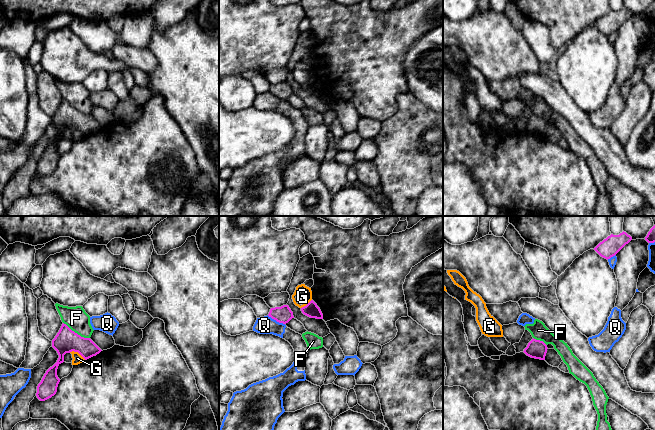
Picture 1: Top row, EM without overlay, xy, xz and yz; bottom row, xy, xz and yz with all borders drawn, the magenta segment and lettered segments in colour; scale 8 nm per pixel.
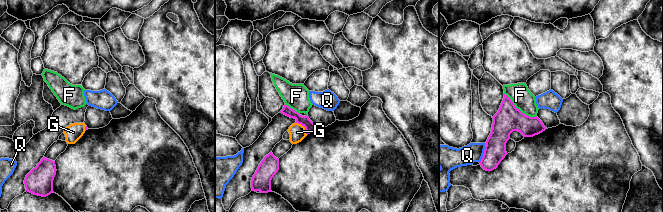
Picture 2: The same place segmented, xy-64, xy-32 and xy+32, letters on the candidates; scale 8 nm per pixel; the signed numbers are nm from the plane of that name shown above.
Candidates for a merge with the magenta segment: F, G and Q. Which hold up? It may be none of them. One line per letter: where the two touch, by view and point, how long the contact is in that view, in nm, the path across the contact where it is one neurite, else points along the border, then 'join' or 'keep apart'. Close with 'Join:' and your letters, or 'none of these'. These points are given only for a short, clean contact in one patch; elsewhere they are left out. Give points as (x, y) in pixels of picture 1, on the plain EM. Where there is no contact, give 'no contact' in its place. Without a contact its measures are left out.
F: meets magenta in xy at (76, 109); contact 260 nm long; border along xy (63, 98), (81, 112), (89, 114); keep apart
G: meets magenta in xy at (77, 127); contact 150 nm long; border along xy (69, 128), (76, 127), (85, 135); keep apart
Q: meets magenta in xz at (276, 96); contact 160 nm long; keep apart
Join: none of these

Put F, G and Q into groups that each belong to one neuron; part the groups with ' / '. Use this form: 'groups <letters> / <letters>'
groups F / G / Q

